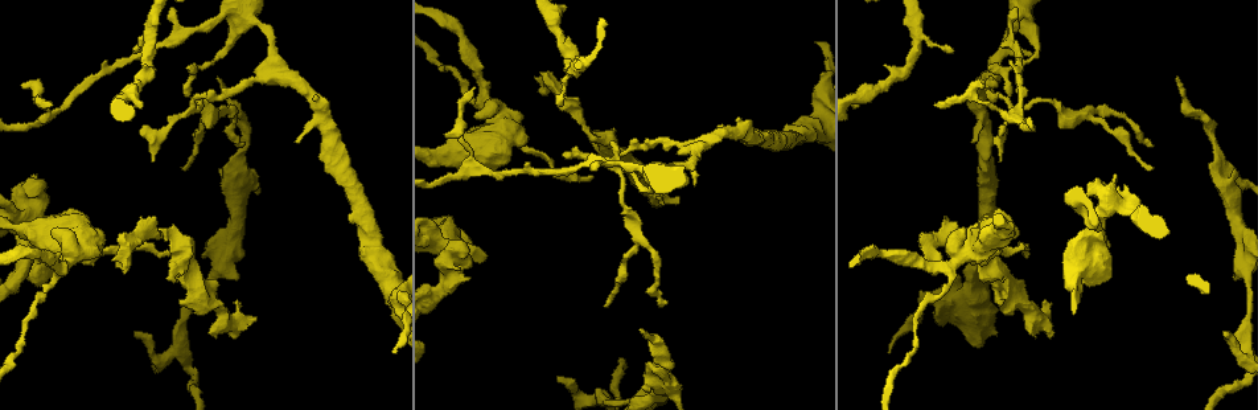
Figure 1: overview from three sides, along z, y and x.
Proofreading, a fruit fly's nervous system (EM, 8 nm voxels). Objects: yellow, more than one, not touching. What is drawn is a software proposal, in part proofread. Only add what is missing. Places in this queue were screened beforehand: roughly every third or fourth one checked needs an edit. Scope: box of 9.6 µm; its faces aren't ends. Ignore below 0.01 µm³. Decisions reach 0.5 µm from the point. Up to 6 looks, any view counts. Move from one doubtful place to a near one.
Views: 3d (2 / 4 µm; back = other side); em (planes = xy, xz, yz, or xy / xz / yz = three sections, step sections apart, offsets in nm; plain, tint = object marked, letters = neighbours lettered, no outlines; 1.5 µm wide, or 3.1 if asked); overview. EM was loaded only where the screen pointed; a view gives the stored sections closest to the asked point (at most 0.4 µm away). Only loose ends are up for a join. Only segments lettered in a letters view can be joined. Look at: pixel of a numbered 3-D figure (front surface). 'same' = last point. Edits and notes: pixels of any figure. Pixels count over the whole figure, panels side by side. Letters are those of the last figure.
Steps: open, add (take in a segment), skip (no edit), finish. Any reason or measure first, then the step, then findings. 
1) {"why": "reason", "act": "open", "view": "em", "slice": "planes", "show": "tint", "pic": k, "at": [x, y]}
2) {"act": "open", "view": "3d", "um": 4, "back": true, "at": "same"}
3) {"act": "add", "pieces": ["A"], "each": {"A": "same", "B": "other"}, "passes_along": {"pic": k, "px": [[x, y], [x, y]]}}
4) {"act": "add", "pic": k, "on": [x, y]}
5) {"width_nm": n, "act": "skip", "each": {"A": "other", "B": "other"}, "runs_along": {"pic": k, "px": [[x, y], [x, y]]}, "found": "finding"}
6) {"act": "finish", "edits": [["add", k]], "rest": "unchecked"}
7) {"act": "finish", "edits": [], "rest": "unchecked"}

{"why": "free end", "act": "open", "view": "em", "slice": "planes", "show": "letters", "pic": 1, "at": [954, 51]}

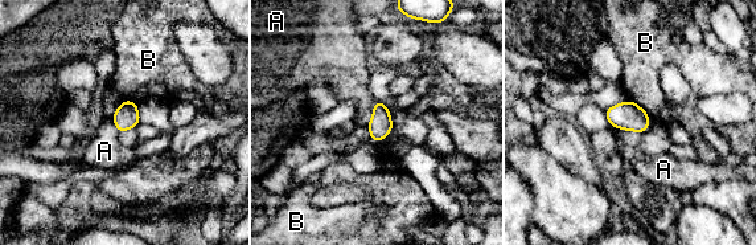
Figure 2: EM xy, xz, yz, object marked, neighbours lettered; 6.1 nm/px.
{"width_nm": 140, "longest_contact_nm": ["B", 180], "act": "skip", "each": {"A": "other", "B": "other"}, "found": "no lettered segment goes on from it"}

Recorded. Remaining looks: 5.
{"why": "thick end", "act": "open", "view": "3d", "um": 2, "pic": 1, "at": [175, 279]}

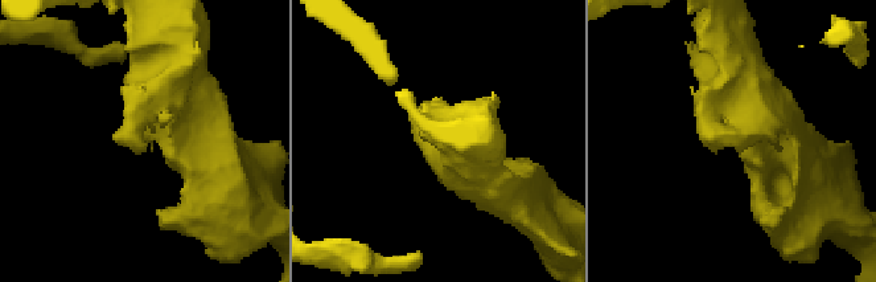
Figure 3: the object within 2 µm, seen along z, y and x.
{"act": "open", "view": "em", "slice": "planes", "show": "letters", "pic": 3, "at": [142, 144]}

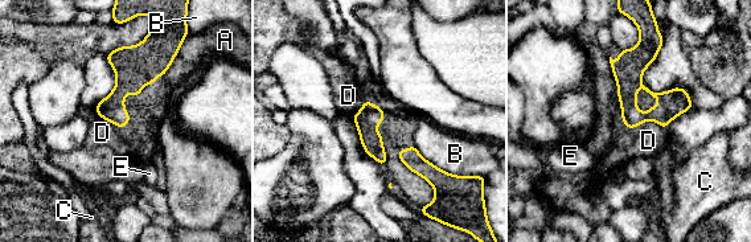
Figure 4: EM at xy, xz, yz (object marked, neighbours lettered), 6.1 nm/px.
{"act": "skip", "each": {"A": "other", "B": "other", "C": "other", "D": "other", "E": "other"}, "found": "none of them fits"}

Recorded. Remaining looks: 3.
{"why": "an open end", "act": "open", "view": "em", "slice": "xy", "step": 8, "show": "letters", "pic": 1, "at": [1228, 331]}

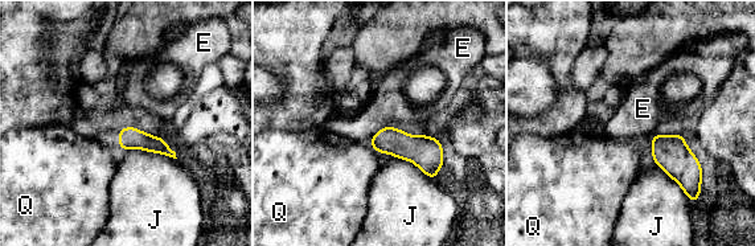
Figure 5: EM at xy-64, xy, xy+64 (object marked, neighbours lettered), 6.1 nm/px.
{"longest_contact_nm": ["J", 300], "act": "skip", "each": {"E": "other", "J": "other", "Q": "other"}, "border": {"pic": 5, "px": [[388, 126], [382, 127], [369, 143]]}, "found": "none of them fits"}

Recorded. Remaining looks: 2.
{"act": "finish", "edits": [], "rest": "unchecked"}

